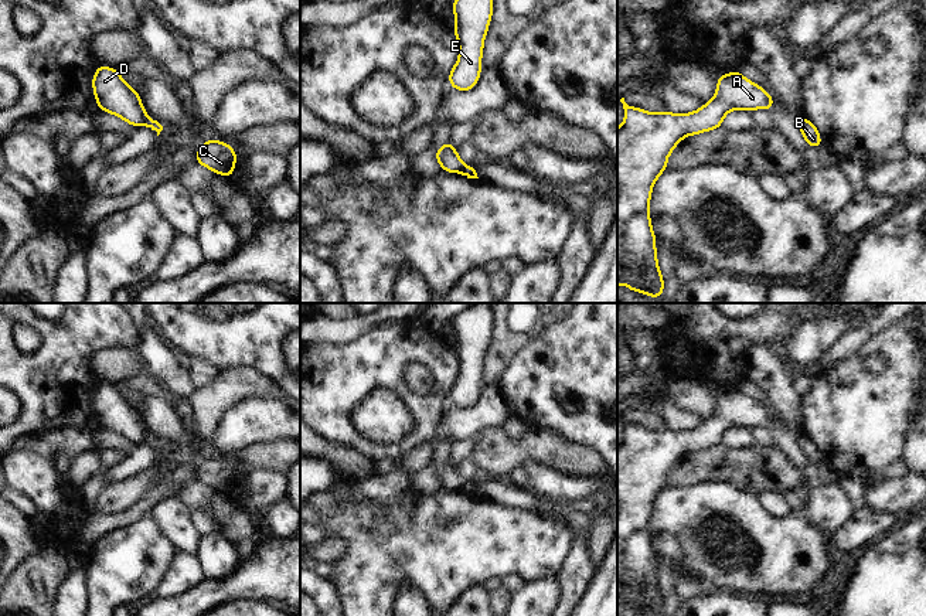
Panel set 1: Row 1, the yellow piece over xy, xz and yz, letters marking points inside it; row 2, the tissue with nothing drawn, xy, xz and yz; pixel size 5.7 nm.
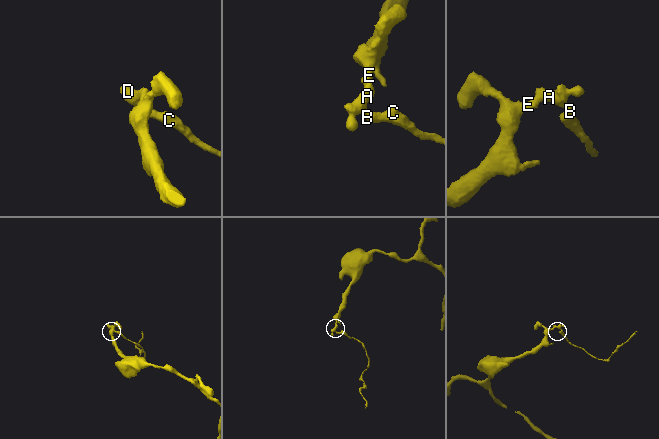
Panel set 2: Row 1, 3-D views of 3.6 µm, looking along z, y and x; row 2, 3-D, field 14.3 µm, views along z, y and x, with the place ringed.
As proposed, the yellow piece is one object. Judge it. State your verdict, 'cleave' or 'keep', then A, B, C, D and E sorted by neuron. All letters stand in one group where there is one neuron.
cleave; groups A D E / B C

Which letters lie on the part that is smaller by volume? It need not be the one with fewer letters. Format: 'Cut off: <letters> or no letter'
Cut off: B, C

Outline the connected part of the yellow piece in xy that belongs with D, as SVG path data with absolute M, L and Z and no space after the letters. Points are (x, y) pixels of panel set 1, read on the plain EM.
M101 381L92 394L92 408L98 426L112 430L133 445L144 443L147 430L142 415L116 385Z

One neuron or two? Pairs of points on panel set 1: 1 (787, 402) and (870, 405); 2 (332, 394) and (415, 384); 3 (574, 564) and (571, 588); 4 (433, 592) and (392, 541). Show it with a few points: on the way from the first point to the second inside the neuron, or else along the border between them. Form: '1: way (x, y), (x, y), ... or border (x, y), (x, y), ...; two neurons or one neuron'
1: border (800, 398), (804, 431); two neurons
2: border (401, 370), (401, 381), (412, 392), (433, 392); two neurons
3: way (574, 569), (572, 582); one neuron
4: way (432, 579), (405, 552); one neuron

